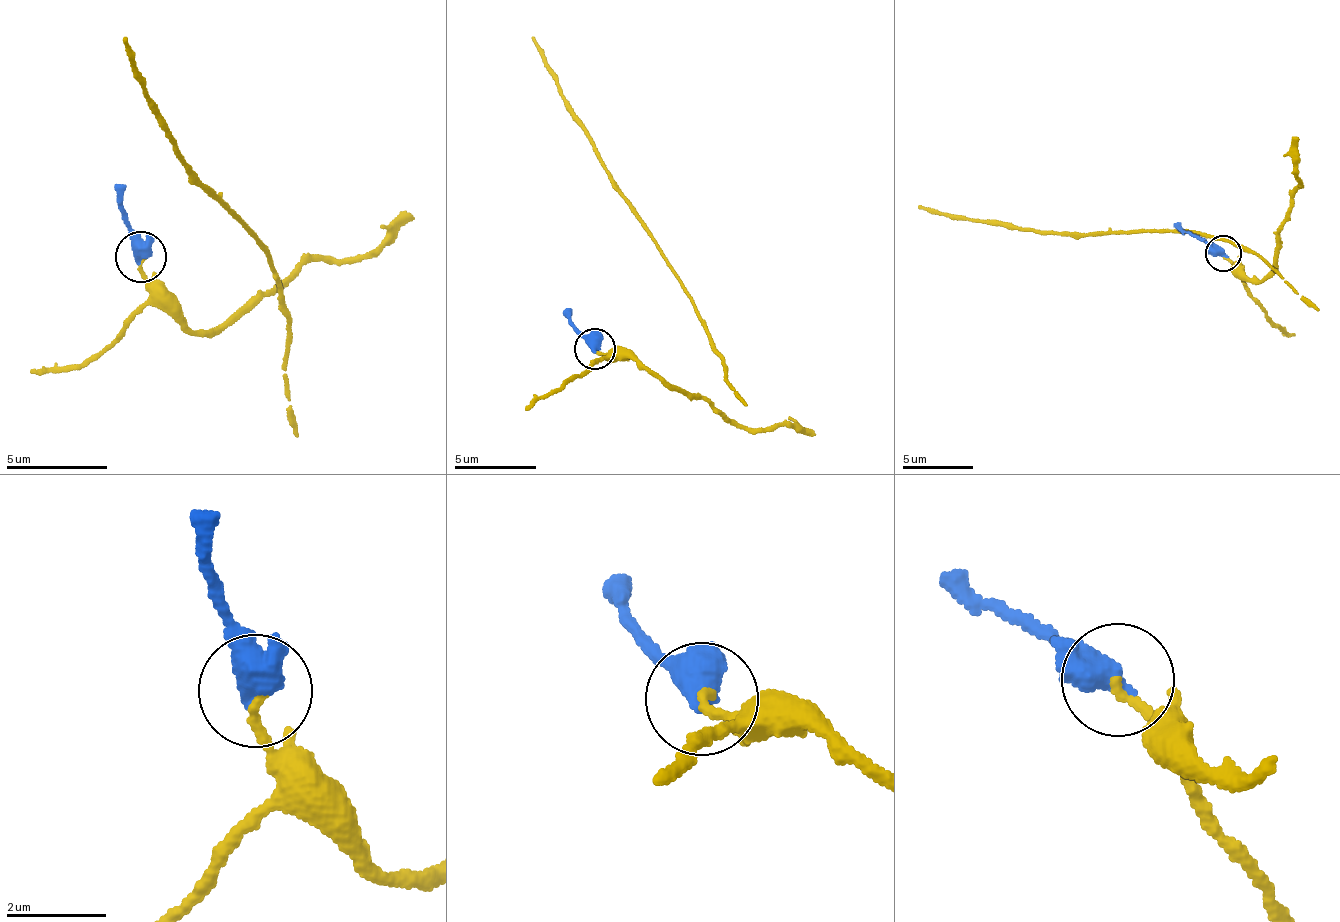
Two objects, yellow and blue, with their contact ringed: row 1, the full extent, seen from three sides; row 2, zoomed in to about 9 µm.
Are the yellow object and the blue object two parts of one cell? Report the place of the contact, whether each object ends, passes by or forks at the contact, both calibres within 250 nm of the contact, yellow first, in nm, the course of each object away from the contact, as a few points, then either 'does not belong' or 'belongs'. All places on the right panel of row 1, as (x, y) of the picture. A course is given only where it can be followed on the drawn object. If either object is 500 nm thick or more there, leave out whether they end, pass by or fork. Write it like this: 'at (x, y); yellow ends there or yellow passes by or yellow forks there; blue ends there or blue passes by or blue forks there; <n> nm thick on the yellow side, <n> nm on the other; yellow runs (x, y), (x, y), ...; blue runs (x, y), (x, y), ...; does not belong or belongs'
at (1223, 253); 180 nm thick on the yellow side, 650 nm on the other; yellow runs (1224, 254), (1237, 270), (1265, 276), (1277, 239), (1258, 253), (1185, 231), (1083, 236), (961, 219), (919, 205); blue runs (1224, 254), (1172, 225); does not belong

